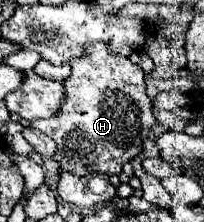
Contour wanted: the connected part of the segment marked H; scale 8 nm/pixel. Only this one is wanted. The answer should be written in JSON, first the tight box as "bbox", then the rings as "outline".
{"bbox":[31,44,155,176],"outline":[[[85,44],[83,54],[69,60],[71,76],[63,82],[67,90],[63,110],[49,120],[31,122],[31,128],[41,130],[57,142],[55,162],[61,164],[61,172],[73,172],[77,176],[87,176],[91,172],[105,172],[109,176],[121,174],[123,162],[129,162],[141,154],[143,140],[149,136],[149,130],[155,124],[151,100],[145,94],[143,70],[127,56],[115,56],[115,52],[109,50],[111,48],[107,48],[107,44]]]}

